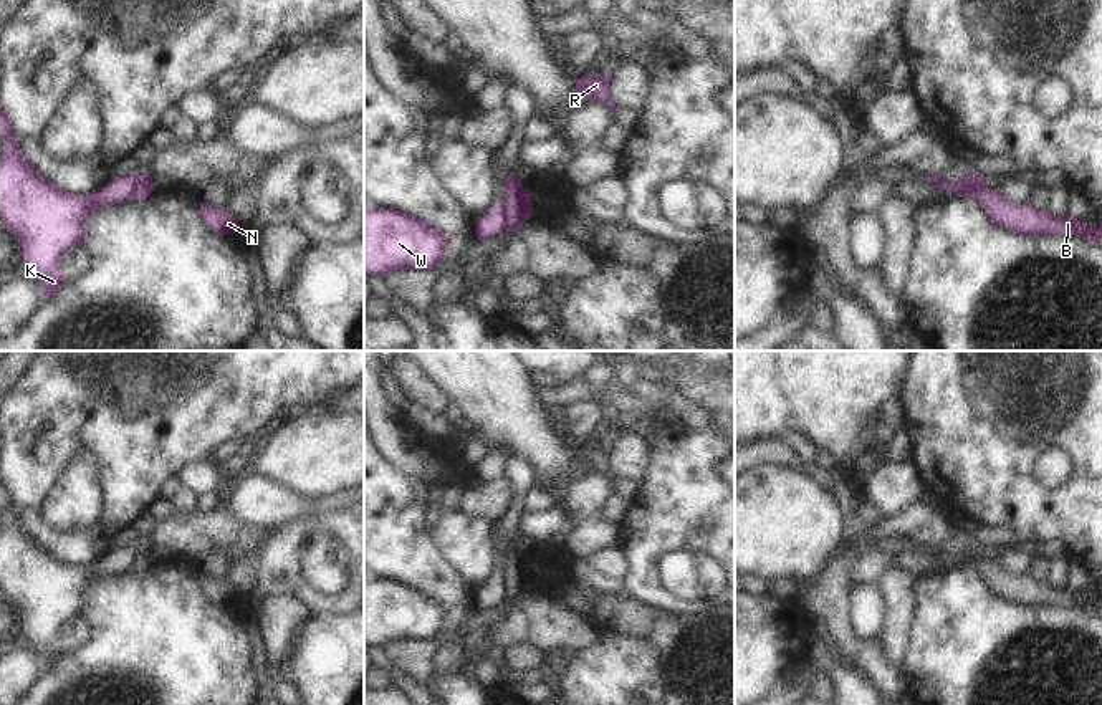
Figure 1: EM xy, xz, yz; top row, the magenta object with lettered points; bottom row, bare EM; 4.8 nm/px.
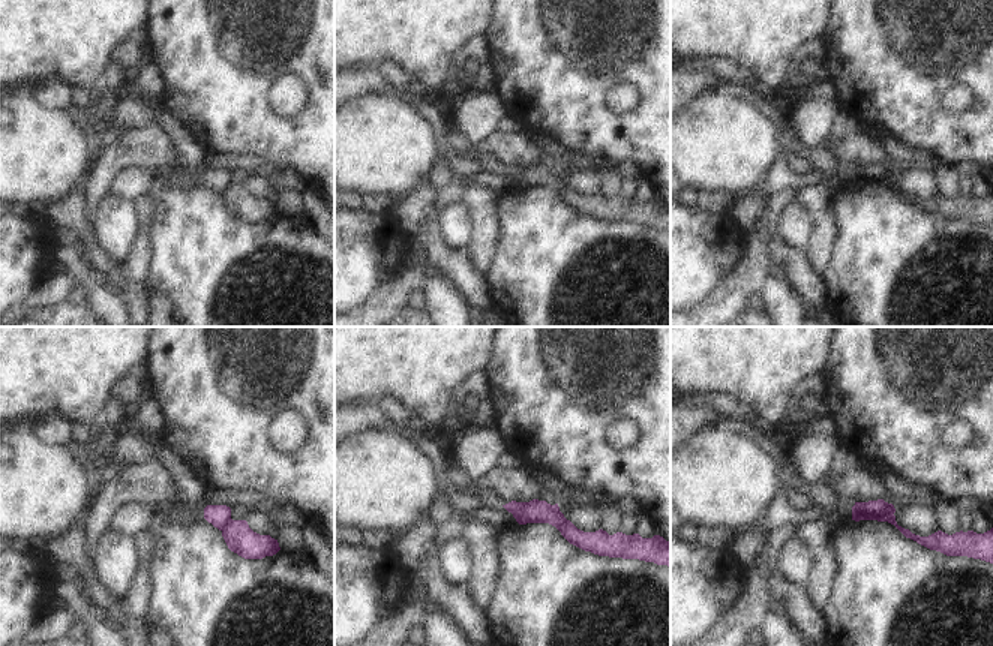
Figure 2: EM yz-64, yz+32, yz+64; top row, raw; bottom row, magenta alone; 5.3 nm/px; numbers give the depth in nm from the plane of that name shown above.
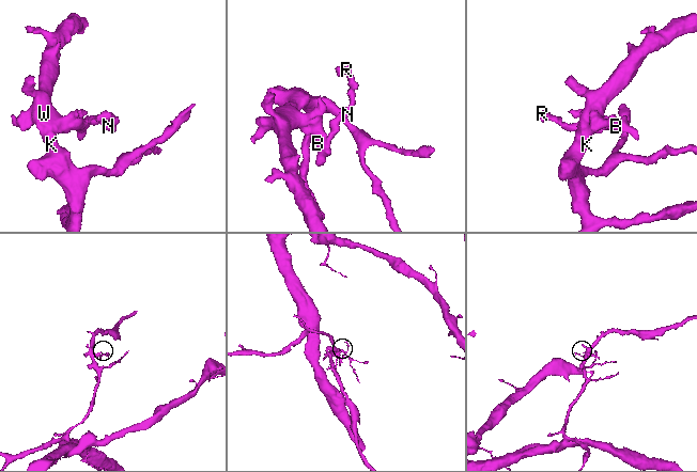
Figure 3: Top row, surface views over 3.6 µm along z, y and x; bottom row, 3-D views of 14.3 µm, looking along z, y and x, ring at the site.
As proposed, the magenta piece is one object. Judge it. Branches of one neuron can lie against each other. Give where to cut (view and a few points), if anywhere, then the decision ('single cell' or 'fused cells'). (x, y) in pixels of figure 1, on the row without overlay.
cut xz (503, 570), (507, 599); fused cells

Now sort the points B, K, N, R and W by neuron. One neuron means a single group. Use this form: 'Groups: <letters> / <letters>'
Groups: B N R / K W.

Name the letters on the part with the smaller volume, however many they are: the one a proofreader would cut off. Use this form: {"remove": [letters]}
{"remove": ["B", "N", "R"]}

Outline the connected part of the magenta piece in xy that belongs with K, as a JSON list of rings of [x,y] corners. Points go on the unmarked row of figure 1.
[[[0,480],[0,588],[17,607],[22,631],[53,669],[69,650],[61,645],[60,632],[68,619],[84,616],[91,586],[104,578],[132,571],[142,548],[113,548],[101,561],[74,566],[61,561],[35,541],[22,525],[8,487]]]

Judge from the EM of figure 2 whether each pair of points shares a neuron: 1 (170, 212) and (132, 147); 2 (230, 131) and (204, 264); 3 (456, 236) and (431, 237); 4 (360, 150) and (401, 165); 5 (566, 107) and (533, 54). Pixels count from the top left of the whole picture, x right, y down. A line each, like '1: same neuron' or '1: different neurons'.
1: different neurons
2: different neurons
3: different neurons
4: same neuron
5: same neuron

